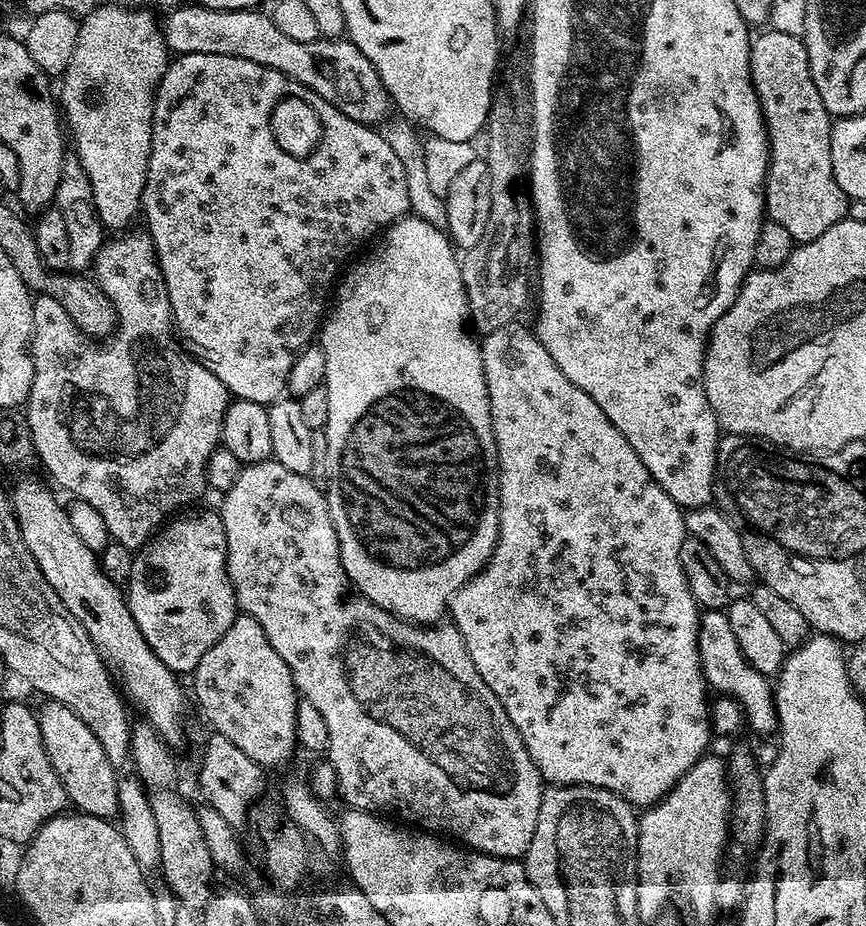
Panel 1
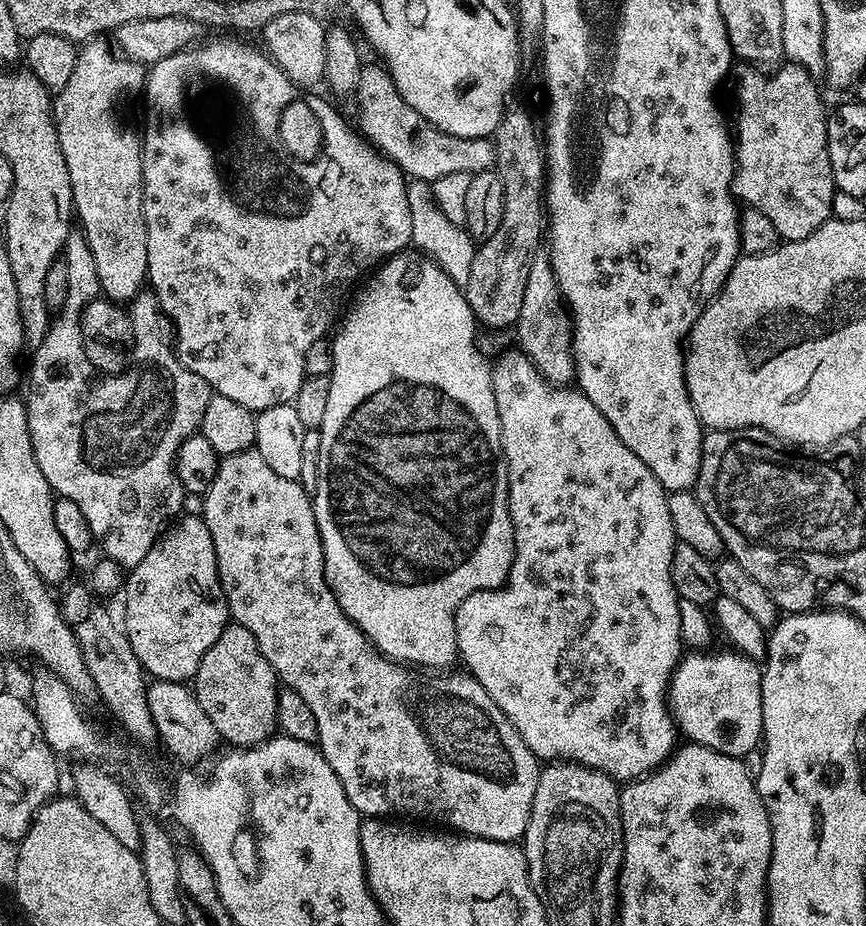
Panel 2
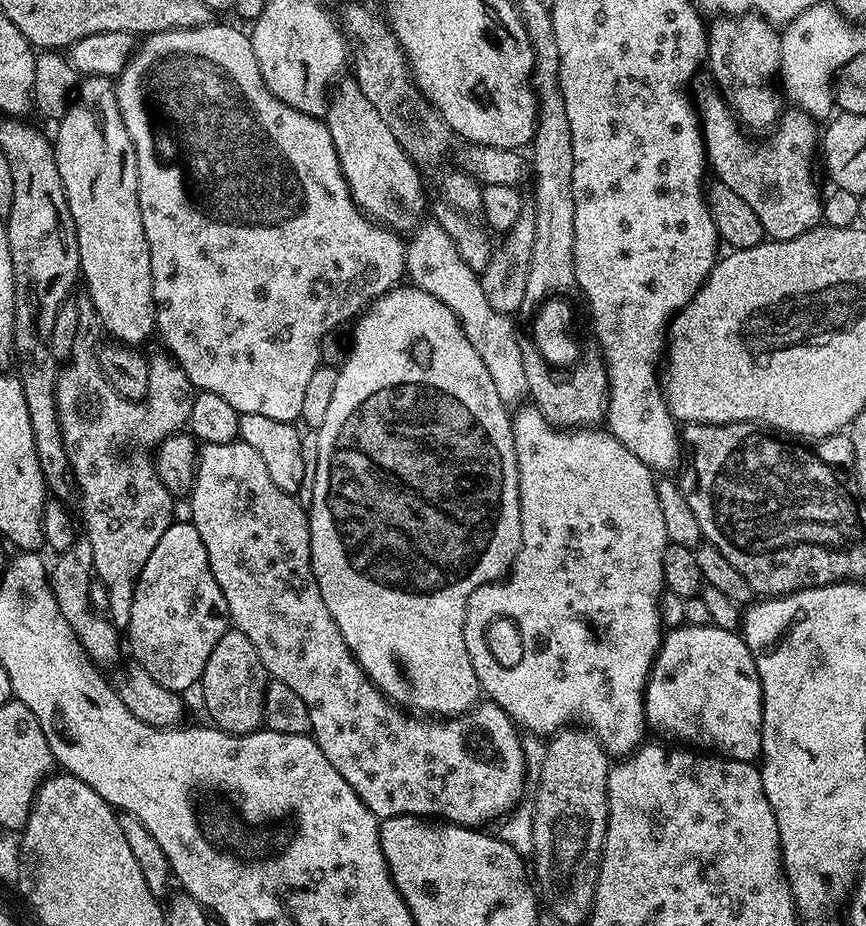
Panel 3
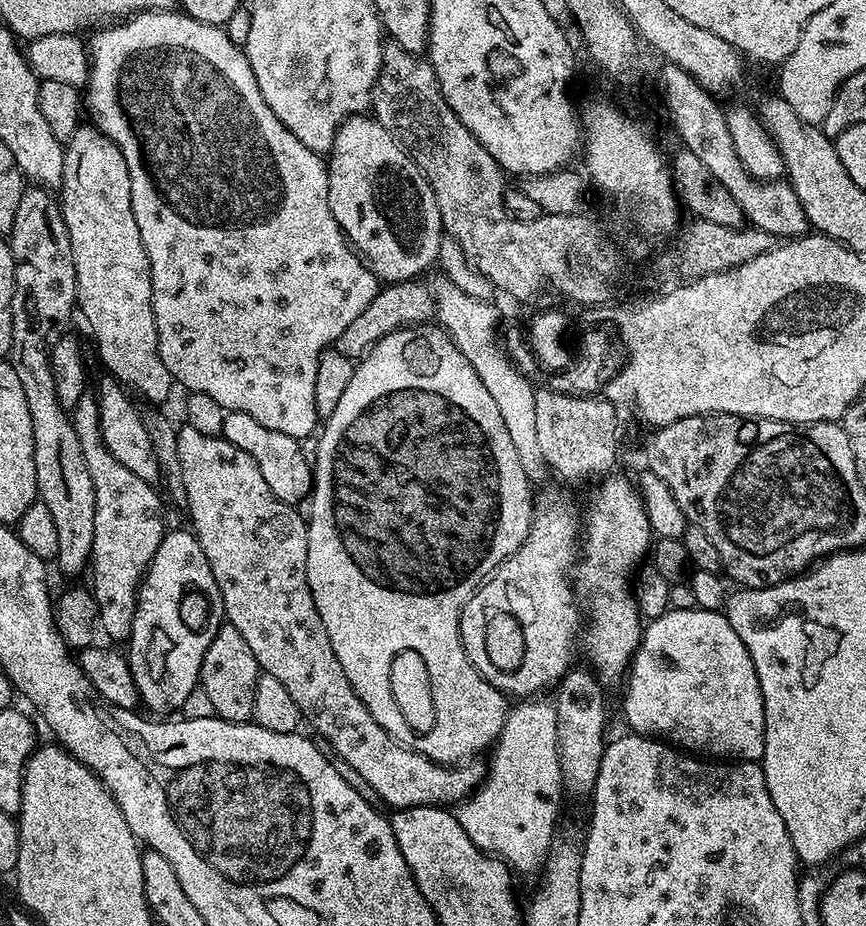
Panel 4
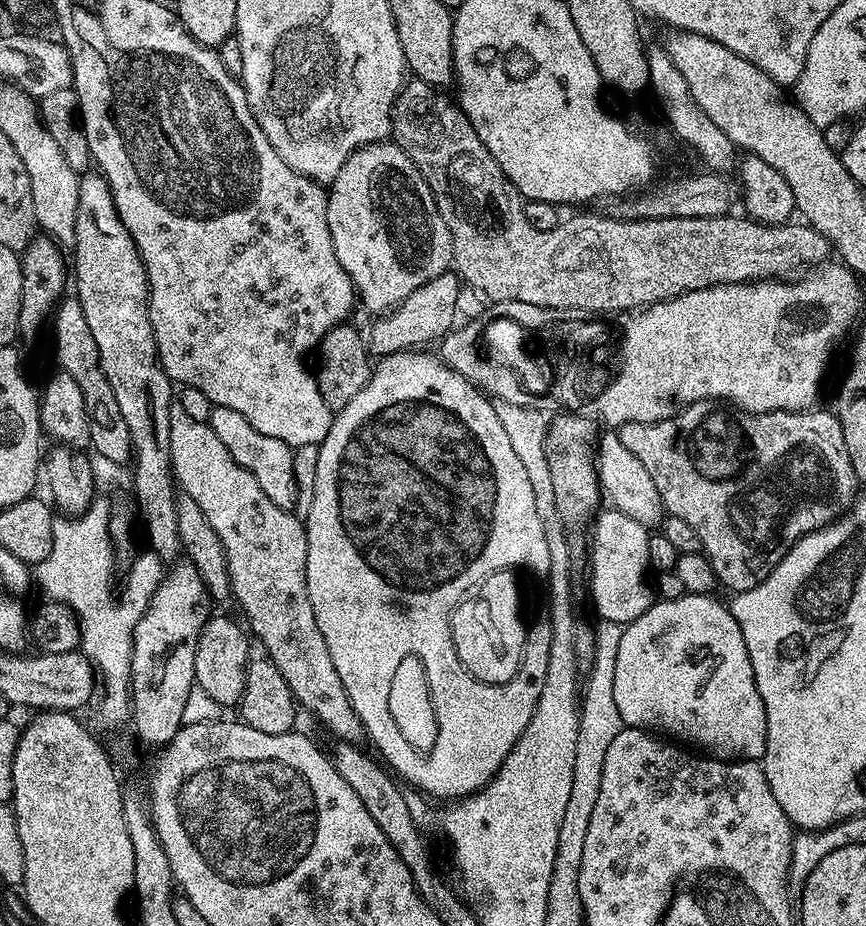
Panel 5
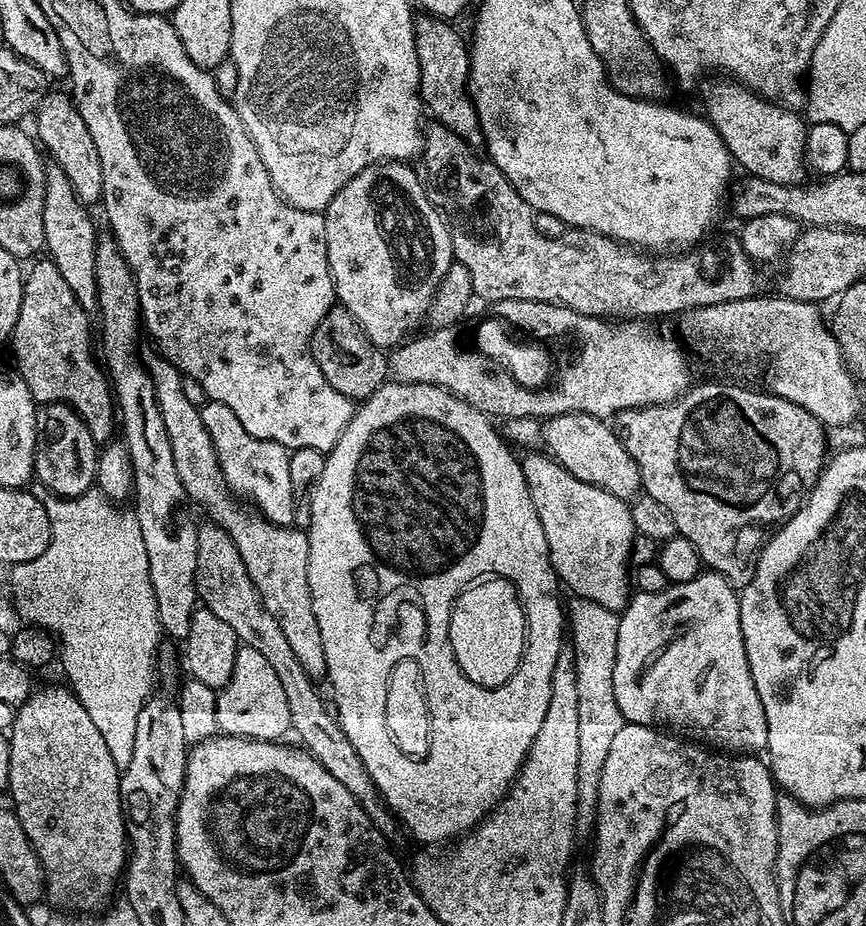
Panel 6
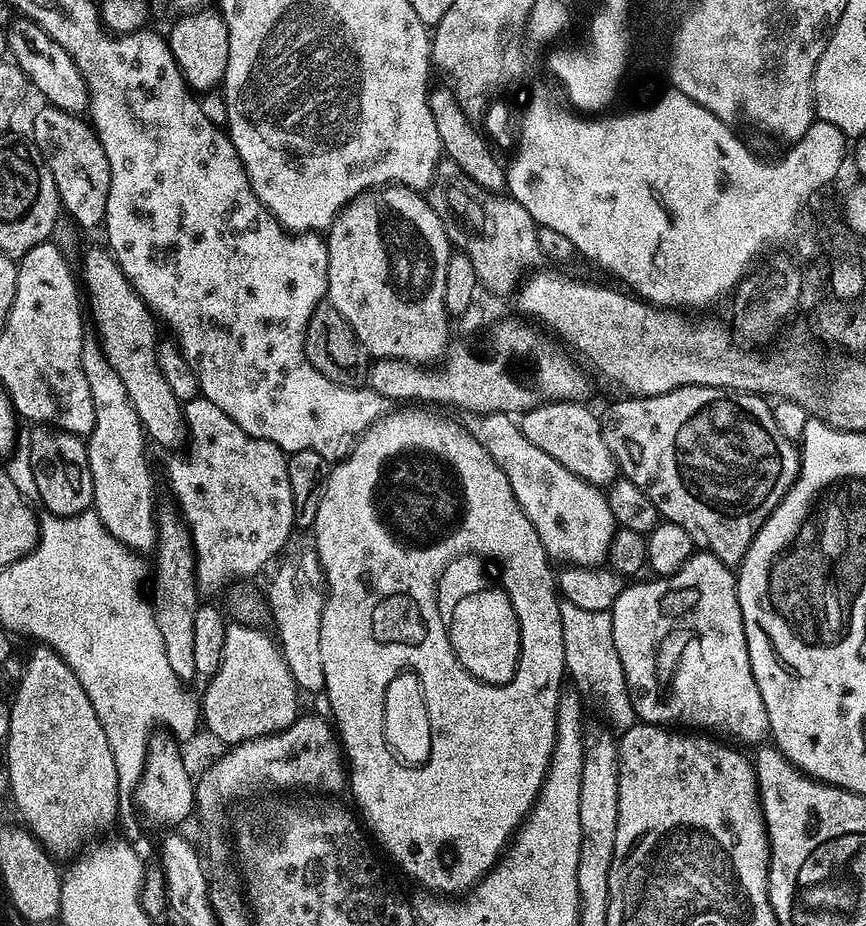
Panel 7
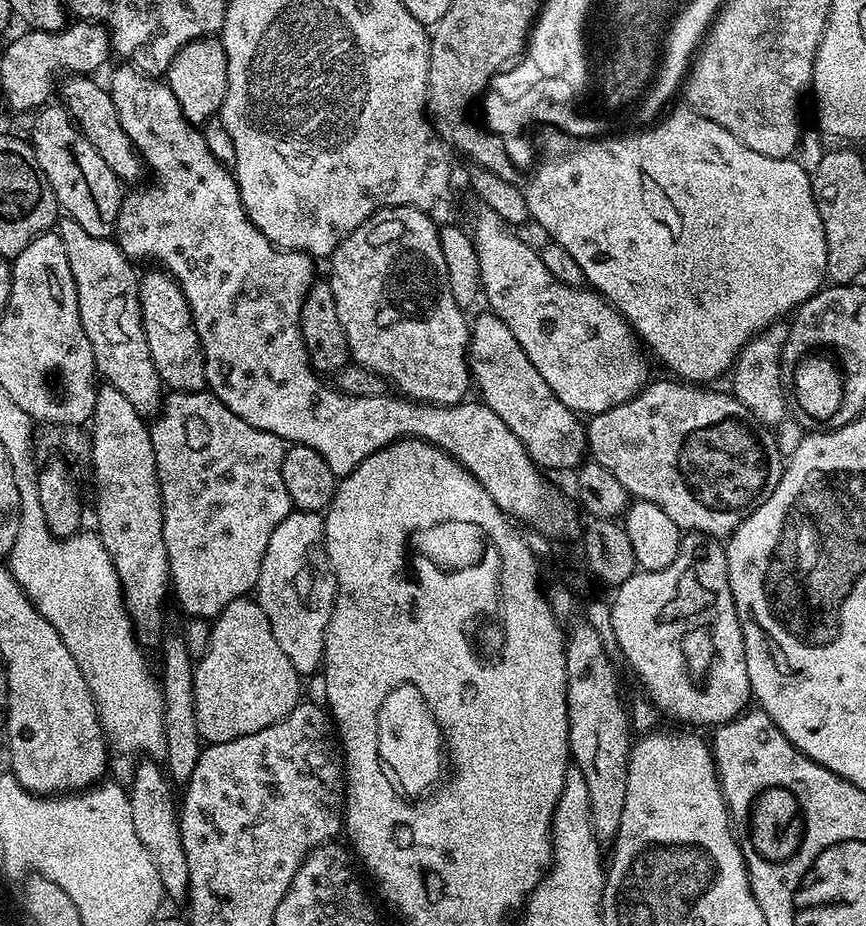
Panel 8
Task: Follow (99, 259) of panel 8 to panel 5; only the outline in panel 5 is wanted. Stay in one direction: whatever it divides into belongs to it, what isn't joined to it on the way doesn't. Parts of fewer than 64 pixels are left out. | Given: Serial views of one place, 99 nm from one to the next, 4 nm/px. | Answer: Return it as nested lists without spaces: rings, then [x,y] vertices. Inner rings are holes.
[[[178,402],[173,403],[170,410],[170,458],[172,474],[179,491],[198,502],[206,521],[222,542],[231,599],[240,603],[240,608],[248,619],[247,627],[251,635],[260,639],[261,646],[268,651],[265,652],[267,659],[271,660],[278,674],[286,678],[286,686],[290,686],[293,700],[303,711],[305,708],[306,711],[313,712],[337,736],[337,741],[363,741],[364,727],[362,722],[358,722],[358,714],[354,714],[354,706],[350,706],[350,698],[346,698],[342,678],[338,678],[338,670],[334,670],[334,662],[330,662],[326,638],[322,638],[322,630],[318,630],[318,622],[310,606],[310,594],[306,586],[308,529],[305,521],[287,508],[274,506],[274,502],[266,498],[266,490],[258,486],[258,478],[254,478],[250,470],[234,462],[230,450],[226,450],[218,434],[214,434],[211,423],[203,424],[190,418],[190,414],[186,414],[186,410],[182,410]]]

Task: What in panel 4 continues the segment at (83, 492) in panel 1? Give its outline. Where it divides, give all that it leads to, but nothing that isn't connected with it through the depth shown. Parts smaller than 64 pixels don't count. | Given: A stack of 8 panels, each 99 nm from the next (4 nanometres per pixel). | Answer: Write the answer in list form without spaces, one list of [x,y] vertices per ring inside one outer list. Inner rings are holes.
[[[86,394],[71,409],[72,425],[78,434],[78,442],[82,442],[82,454],[86,458],[86,466],[90,470],[90,478],[96,487],[96,505],[94,506],[94,546],[92,547],[92,559],[90,572],[92,576],[91,599],[98,610],[98,628],[112,640],[127,641],[132,634],[132,615],[136,612],[136,594],[144,573],[148,571],[148,564],[154,558],[154,554],[160,545],[160,539],[164,537],[166,525],[164,516],[160,513],[160,496],[157,489],[151,484],[142,482],[126,466],[122,466],[106,450],[106,446],[100,437],[100,419],[98,418],[98,406],[95,395]]]

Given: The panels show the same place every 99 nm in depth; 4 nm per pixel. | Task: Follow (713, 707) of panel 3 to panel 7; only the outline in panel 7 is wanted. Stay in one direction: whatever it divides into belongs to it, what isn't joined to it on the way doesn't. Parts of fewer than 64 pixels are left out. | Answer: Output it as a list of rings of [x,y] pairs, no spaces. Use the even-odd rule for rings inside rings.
[[[696,550],[673,576],[651,579],[645,584],[629,583],[611,609],[614,644],[637,721],[703,730],[736,746],[763,745],[770,736],[766,702],[758,694],[758,682],[754,682],[750,666],[748,639],[736,593],[736,572],[713,552]]]

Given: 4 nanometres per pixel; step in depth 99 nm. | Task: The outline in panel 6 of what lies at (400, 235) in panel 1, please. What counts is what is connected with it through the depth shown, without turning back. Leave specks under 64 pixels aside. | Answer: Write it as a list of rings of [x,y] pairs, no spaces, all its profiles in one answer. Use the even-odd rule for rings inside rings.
[[[385,382],[370,399],[363,401],[353,411],[352,418],[346,430],[342,430],[342,438],[338,438],[338,442],[327,453],[324,458],[324,469],[322,470],[322,478],[318,478],[316,489],[312,492],[312,513],[310,514],[310,522],[307,526],[308,533],[308,581],[310,582],[310,594],[312,595],[312,609],[314,610],[314,618],[318,618],[318,630],[322,634],[322,650],[326,650],[326,680],[332,683],[332,700],[334,705],[334,715],[340,724],[341,730],[346,734],[346,738],[350,738],[350,746],[354,746],[354,750],[358,750],[358,758],[362,758],[362,766],[366,766],[366,774],[370,774],[370,778],[374,782],[374,786],[378,786],[380,797],[386,801],[388,808],[392,811],[397,821],[417,840],[420,844],[440,844],[443,840],[455,841],[461,834],[467,834],[508,795],[508,789],[516,780],[516,775],[520,773],[520,767],[524,765],[524,759],[528,757],[530,746],[534,746],[534,738],[538,738],[538,730],[542,730],[542,718],[546,718],[546,706],[550,706],[550,682],[554,682],[554,665],[558,663],[558,654],[566,646],[566,608],[561,602],[560,592],[562,593],[562,585],[556,575],[556,571],[552,569],[552,563],[548,557],[548,547],[546,546],[546,534],[542,534],[542,522],[538,518],[538,510],[534,510],[534,502],[530,498],[530,490],[528,483],[524,477],[524,465],[511,452],[509,441],[503,435],[496,433],[493,421],[485,412],[480,412],[474,406],[470,406],[462,398],[458,398],[454,394],[447,392],[445,388],[439,388],[433,384],[401,384],[399,382]],[[481,578],[499,578],[501,580],[511,580],[515,583],[516,594],[520,597],[524,605],[524,618],[526,621],[526,643],[522,649],[520,665],[514,675],[508,679],[507,684],[498,686],[497,688],[483,688],[474,682],[470,682],[470,678],[466,678],[466,674],[462,674],[462,670],[458,666],[458,662],[454,658],[454,654],[448,646],[448,619],[452,616],[452,605],[455,604],[457,597],[461,591],[469,587],[470,582],[479,581]],[[403,660],[413,660],[418,662],[418,666],[422,670],[422,678],[424,679],[424,693],[428,696],[428,713],[432,719],[432,741],[430,742],[430,750],[427,756],[423,758],[413,758],[402,754],[402,750],[398,750],[398,746],[394,742],[394,738],[390,734],[390,730],[386,726],[386,682],[390,678],[390,670],[394,670],[394,666]]]

